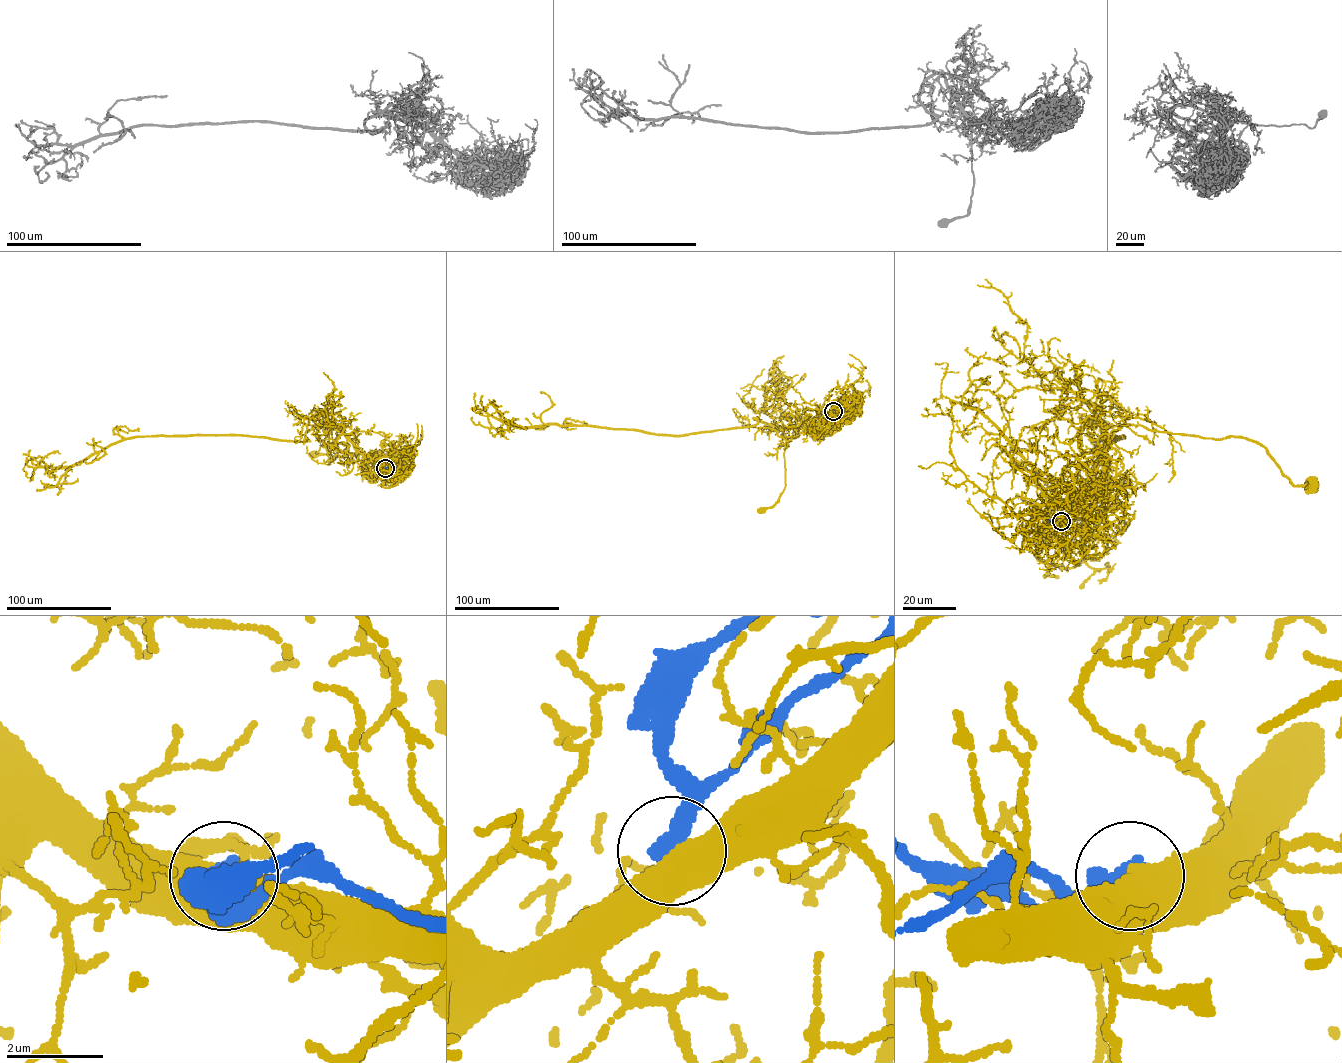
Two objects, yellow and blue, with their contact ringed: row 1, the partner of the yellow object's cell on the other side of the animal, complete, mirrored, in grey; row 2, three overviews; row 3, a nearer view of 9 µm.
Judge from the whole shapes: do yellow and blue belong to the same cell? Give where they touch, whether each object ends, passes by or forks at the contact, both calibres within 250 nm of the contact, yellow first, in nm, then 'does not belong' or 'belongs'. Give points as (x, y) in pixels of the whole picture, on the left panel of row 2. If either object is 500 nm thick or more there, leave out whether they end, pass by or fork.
(385, 468) | 850/500 nm | does not belong

